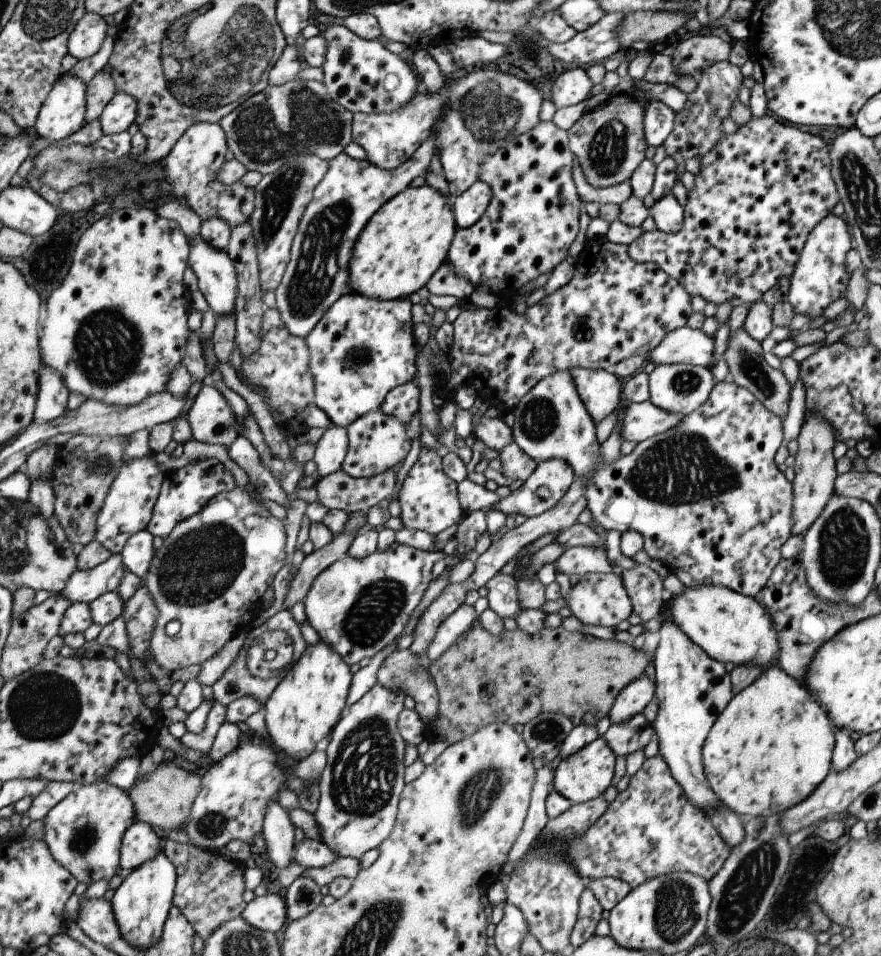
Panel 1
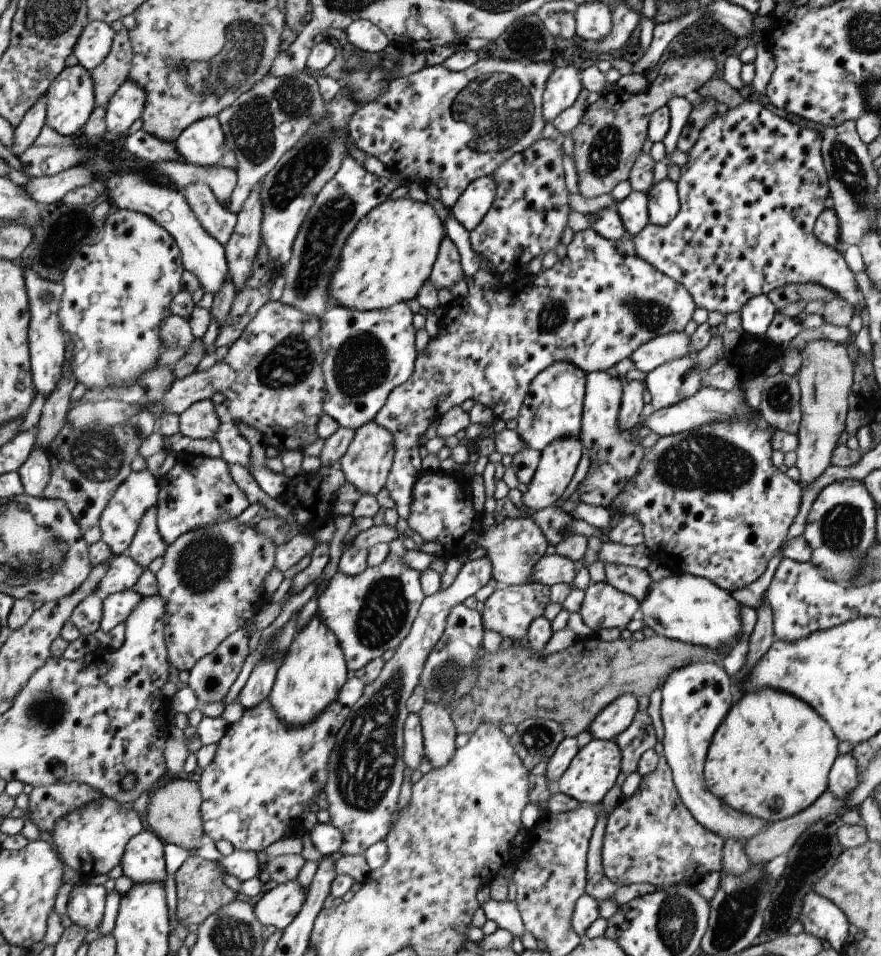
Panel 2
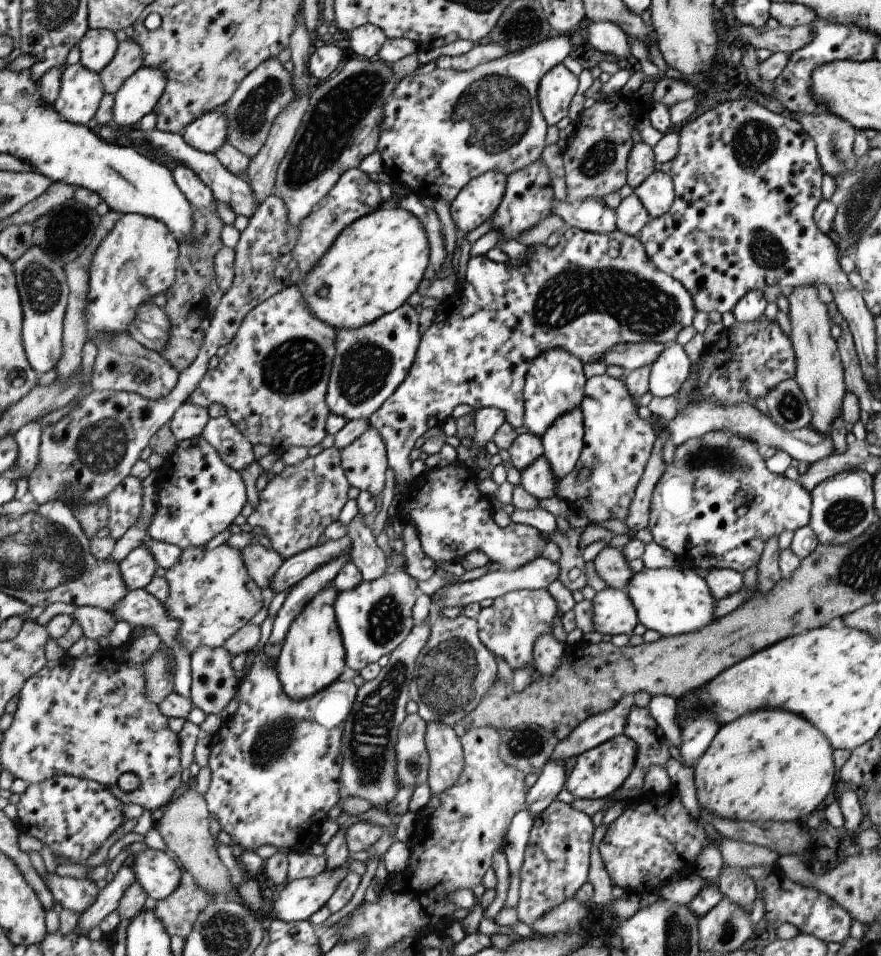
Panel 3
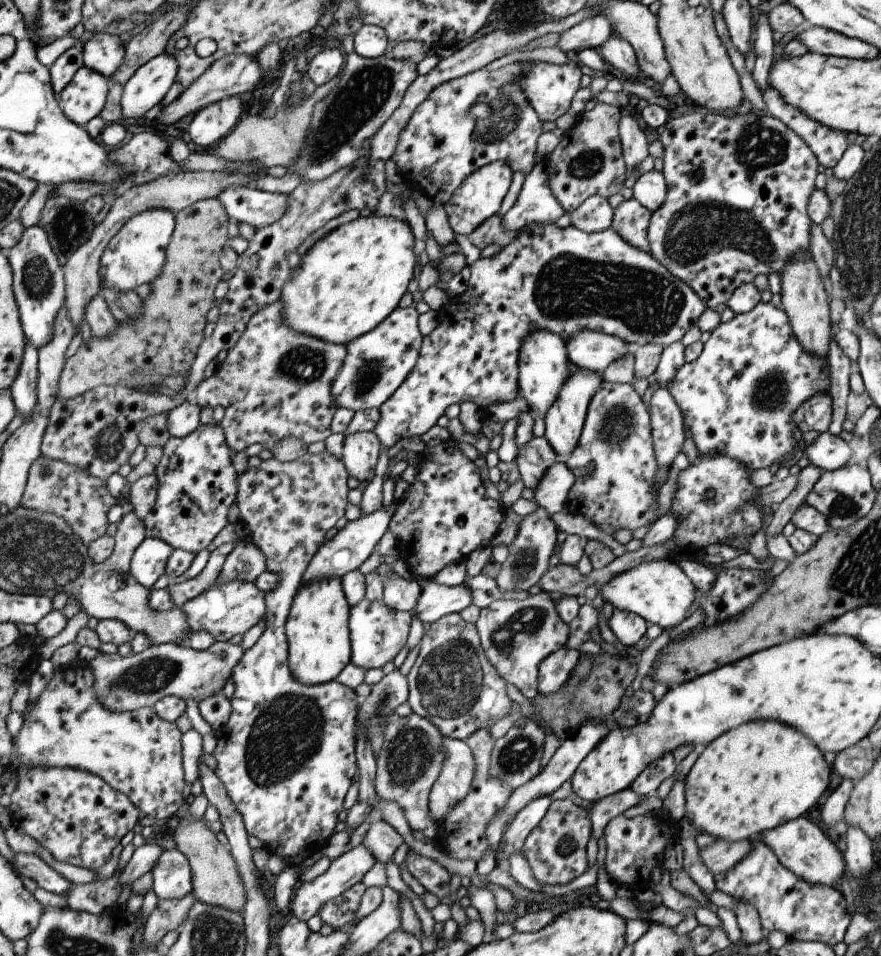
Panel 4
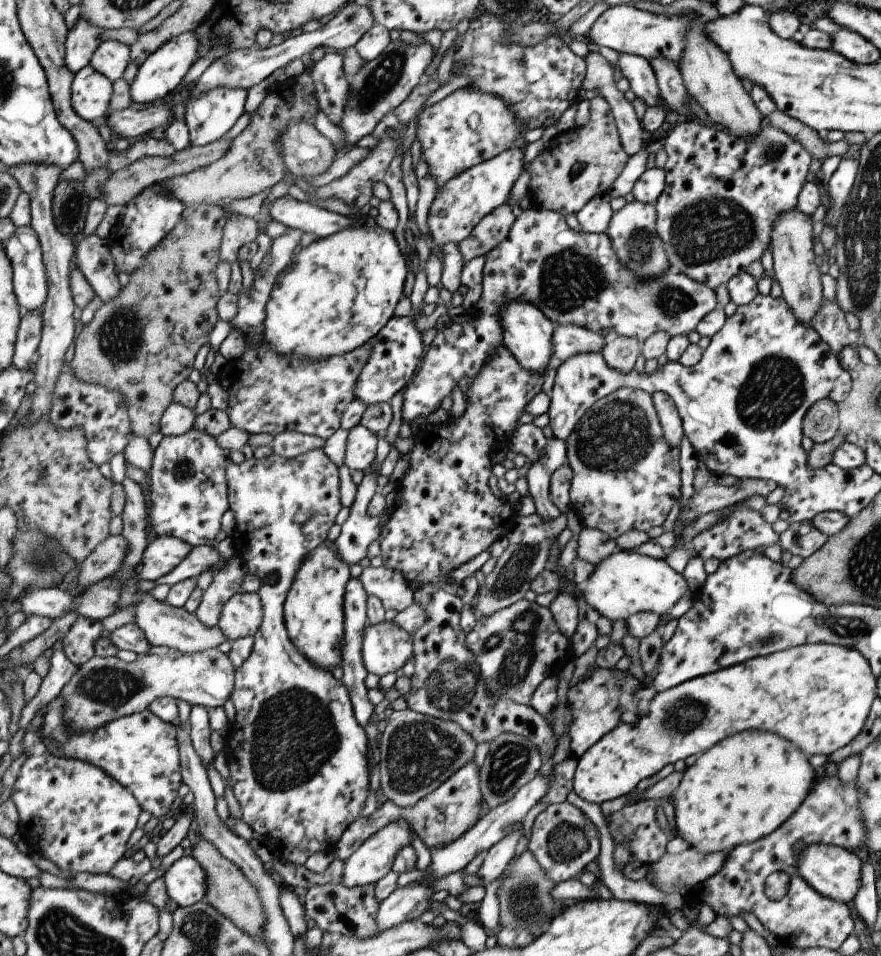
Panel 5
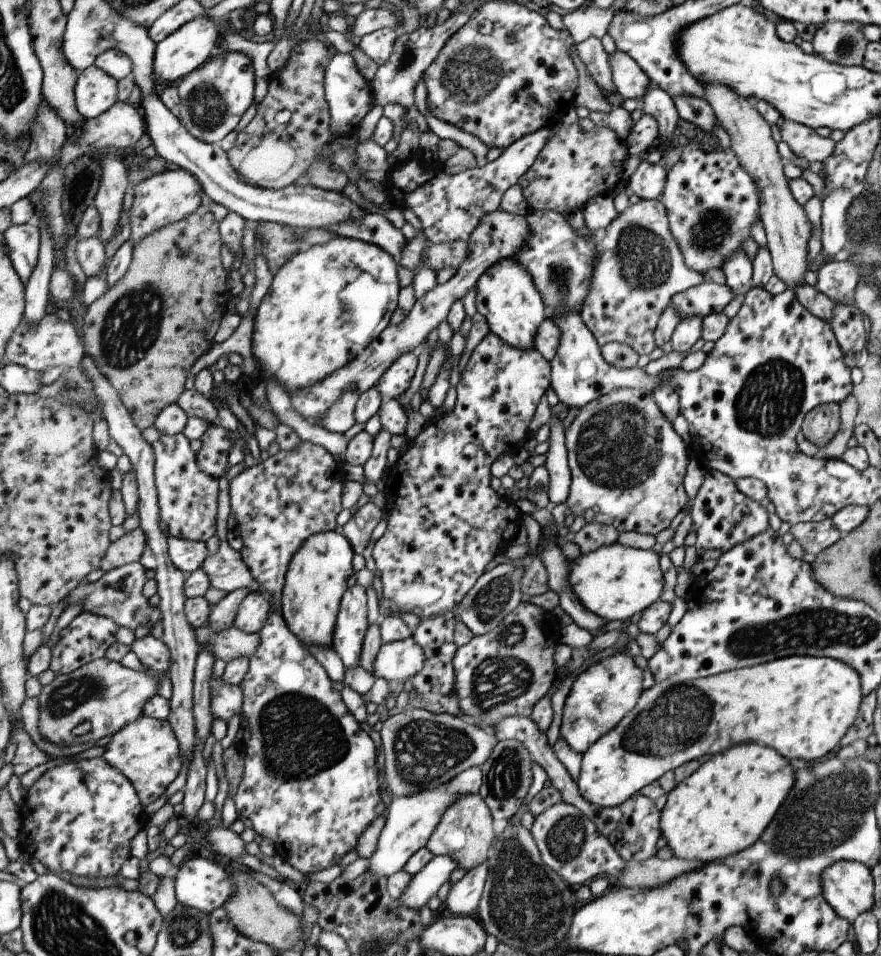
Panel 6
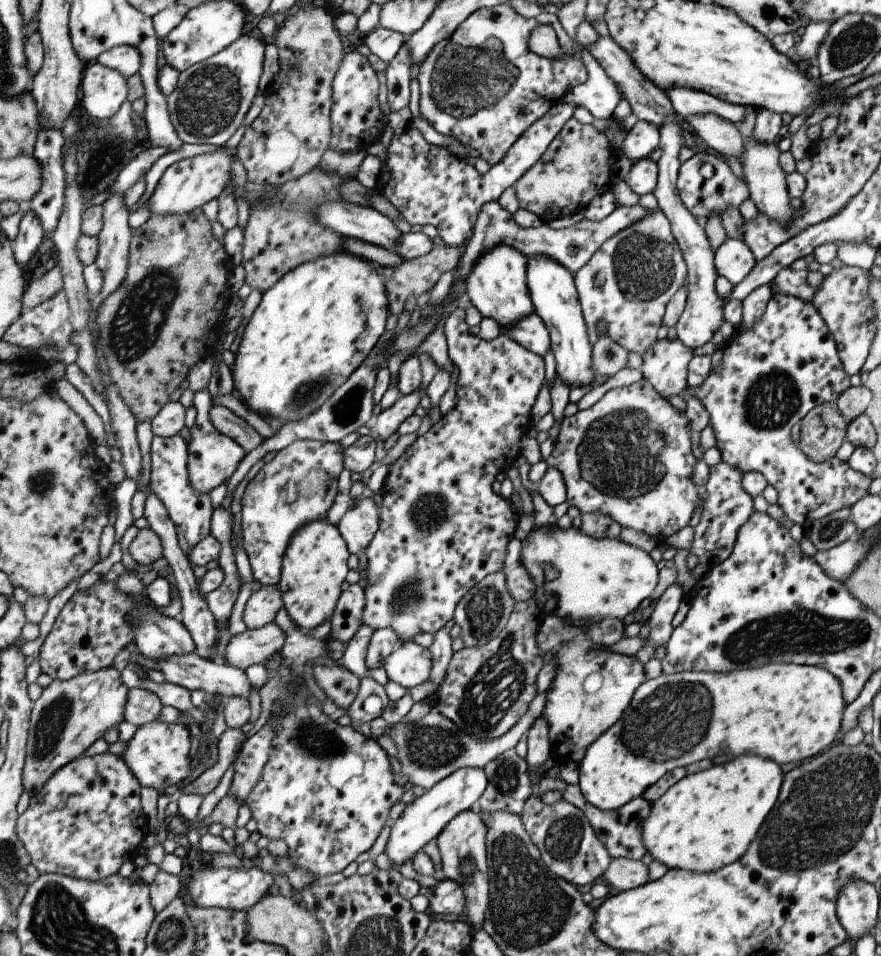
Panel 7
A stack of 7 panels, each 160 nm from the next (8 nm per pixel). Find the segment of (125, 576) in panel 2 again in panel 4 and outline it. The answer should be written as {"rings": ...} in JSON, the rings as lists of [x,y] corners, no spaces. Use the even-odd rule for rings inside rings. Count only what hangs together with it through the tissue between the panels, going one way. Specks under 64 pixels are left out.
{"rings":[[[145,537],[130,558],[131,576],[145,588],[149,588],[164,573],[172,548],[164,540]]]}

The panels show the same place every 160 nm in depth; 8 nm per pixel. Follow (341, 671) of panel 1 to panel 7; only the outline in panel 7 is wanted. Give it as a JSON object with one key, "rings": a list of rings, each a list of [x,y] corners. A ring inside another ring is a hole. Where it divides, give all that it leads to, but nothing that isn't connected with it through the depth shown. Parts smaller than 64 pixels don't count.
{"rings":[[[326,519],[309,522],[291,536],[283,552],[280,578],[275,588],[281,594],[282,606],[290,620],[303,632],[308,632],[331,618],[333,608],[341,596],[341,584],[349,570],[348,557],[343,538],[336,526]]]}

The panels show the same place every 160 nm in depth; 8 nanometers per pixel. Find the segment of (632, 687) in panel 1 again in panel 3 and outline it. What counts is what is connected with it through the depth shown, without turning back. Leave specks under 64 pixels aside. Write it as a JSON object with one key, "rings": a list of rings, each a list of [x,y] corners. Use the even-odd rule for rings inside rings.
{"rings":[[[623,695],[611,710],[588,716],[563,740],[557,741],[548,760],[564,764],[565,760],[578,757],[581,753],[620,735],[625,728],[625,717],[631,705],[633,695]]]}

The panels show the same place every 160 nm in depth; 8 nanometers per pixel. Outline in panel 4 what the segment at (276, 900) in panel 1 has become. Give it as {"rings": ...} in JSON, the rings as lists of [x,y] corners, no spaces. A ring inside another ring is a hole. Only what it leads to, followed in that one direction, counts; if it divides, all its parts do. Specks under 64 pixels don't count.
{"rings":[[[361,844],[333,859],[323,874],[314,878],[311,882],[297,885],[288,906],[288,909],[293,914],[292,916],[303,922],[307,922],[309,919],[316,917],[316,912],[326,900],[339,896],[354,884],[359,883],[363,875],[373,866],[375,861],[373,853],[370,853],[366,849],[366,846]]]}

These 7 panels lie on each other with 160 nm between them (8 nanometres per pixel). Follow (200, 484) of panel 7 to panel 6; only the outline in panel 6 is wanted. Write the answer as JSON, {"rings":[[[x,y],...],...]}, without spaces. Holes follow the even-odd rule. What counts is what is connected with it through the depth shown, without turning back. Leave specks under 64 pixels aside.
{"rings":[[[209,425],[198,439],[201,447],[194,452],[197,468],[214,479],[225,475],[228,469],[227,454],[232,447],[228,430],[218,425]]]}

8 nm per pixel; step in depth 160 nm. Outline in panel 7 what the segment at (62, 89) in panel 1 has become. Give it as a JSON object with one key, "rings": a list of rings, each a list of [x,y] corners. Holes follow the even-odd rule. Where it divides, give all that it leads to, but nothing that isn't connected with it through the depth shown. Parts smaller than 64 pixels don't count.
{"rings":[[[91,64],[83,76],[81,87],[81,106],[87,116],[96,121],[109,118],[127,97],[126,78],[117,70],[101,64]]]}

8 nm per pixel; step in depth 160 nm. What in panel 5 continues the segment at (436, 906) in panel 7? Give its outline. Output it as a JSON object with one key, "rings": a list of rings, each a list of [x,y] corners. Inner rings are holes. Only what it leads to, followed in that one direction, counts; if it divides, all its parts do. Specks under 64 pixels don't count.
{"rings":[[[522,828],[517,832],[505,835],[487,850],[477,871],[483,888],[486,884],[498,878],[501,871],[505,868],[505,865],[513,858],[515,854],[515,845],[521,835],[523,835]]]}

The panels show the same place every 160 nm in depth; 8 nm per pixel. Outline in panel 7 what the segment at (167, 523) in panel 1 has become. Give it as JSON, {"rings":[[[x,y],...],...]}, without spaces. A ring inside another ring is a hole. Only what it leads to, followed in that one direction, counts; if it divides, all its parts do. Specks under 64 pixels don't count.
{"rings":[[[179,434],[171,437],[157,437],[150,444],[150,480],[148,488],[156,498],[159,498],[161,506],[165,508],[168,518],[174,525],[176,540],[181,552],[187,554],[203,538],[210,535],[210,520],[213,508],[207,494],[195,492],[189,486],[187,479],[187,446]]]}

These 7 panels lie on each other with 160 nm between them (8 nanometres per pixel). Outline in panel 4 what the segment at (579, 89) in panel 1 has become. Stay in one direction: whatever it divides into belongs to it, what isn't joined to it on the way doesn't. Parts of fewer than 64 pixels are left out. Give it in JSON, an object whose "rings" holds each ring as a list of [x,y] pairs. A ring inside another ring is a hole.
{"rings":[[[571,60],[563,64],[538,61],[525,62],[525,64],[528,65],[522,70],[518,85],[540,122],[545,122],[545,120],[554,121],[561,114],[565,114],[569,108],[569,102],[571,102],[573,94],[579,88],[579,78],[582,75],[579,67]]]}

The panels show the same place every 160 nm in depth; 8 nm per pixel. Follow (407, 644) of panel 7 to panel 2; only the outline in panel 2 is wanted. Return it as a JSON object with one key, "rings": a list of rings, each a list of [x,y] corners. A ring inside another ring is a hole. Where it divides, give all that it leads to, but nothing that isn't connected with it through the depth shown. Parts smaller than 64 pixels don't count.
{"rings":[[[393,539],[388,547],[390,553],[377,566],[367,567],[355,576],[336,572],[318,597],[317,616],[335,635],[343,653],[346,669],[351,672],[363,668],[373,659],[379,659],[385,650],[393,650],[409,632],[412,620],[424,599],[419,582],[420,572],[399,563],[399,557],[406,551],[401,540]]]}

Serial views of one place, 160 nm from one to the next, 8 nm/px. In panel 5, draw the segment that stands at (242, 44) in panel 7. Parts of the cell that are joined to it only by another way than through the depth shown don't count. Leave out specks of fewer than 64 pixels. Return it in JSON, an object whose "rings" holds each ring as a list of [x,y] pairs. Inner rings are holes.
{"rings":[[[215,87],[204,93],[189,95],[184,101],[184,123],[188,130],[189,144],[202,147],[218,141],[235,124],[235,120],[244,113],[243,103],[246,94],[247,90],[239,87]]]}

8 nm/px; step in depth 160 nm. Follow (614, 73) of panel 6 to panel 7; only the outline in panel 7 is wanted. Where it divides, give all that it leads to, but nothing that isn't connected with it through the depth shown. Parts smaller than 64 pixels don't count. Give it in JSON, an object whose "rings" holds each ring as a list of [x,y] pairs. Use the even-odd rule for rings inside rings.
{"rings":[[[599,36],[595,44],[591,46],[586,45],[589,54],[593,56],[593,61],[599,64],[600,68],[606,73],[606,76],[615,84],[620,91],[622,98],[624,98],[629,107],[631,107],[631,113],[637,117],[637,121],[641,120],[649,122],[653,126],[661,126],[663,124],[663,118],[667,114],[673,114],[674,110],[671,106],[671,102],[664,95],[663,90],[659,90],[657,86],[653,86],[639,70],[637,66],[633,64],[631,56],[627,52],[623,52],[621,48],[609,36]]]}

